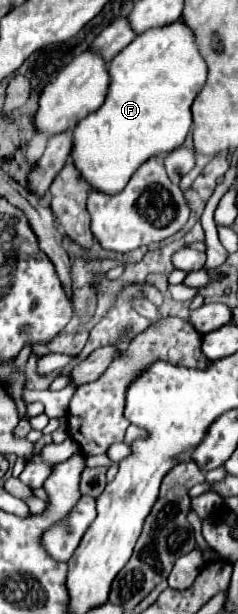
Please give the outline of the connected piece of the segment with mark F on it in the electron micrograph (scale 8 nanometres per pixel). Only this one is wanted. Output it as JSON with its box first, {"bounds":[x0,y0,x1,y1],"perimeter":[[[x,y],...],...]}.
{"bounds":[72,19,208,195],"perimeter":[[[178,19],[170,25],[148,29],[146,33],[138,35],[126,49],[122,49],[110,61],[110,77],[112,83],[104,105],[90,113],[86,119],[82,119],[74,129],[72,161],[74,165],[78,165],[78,171],[90,183],[90,187],[114,195],[126,187],[132,173],[148,157],[170,153],[184,143],[192,125],[190,107],[206,83],[208,65],[198,51],[192,29],[182,19]]]}

